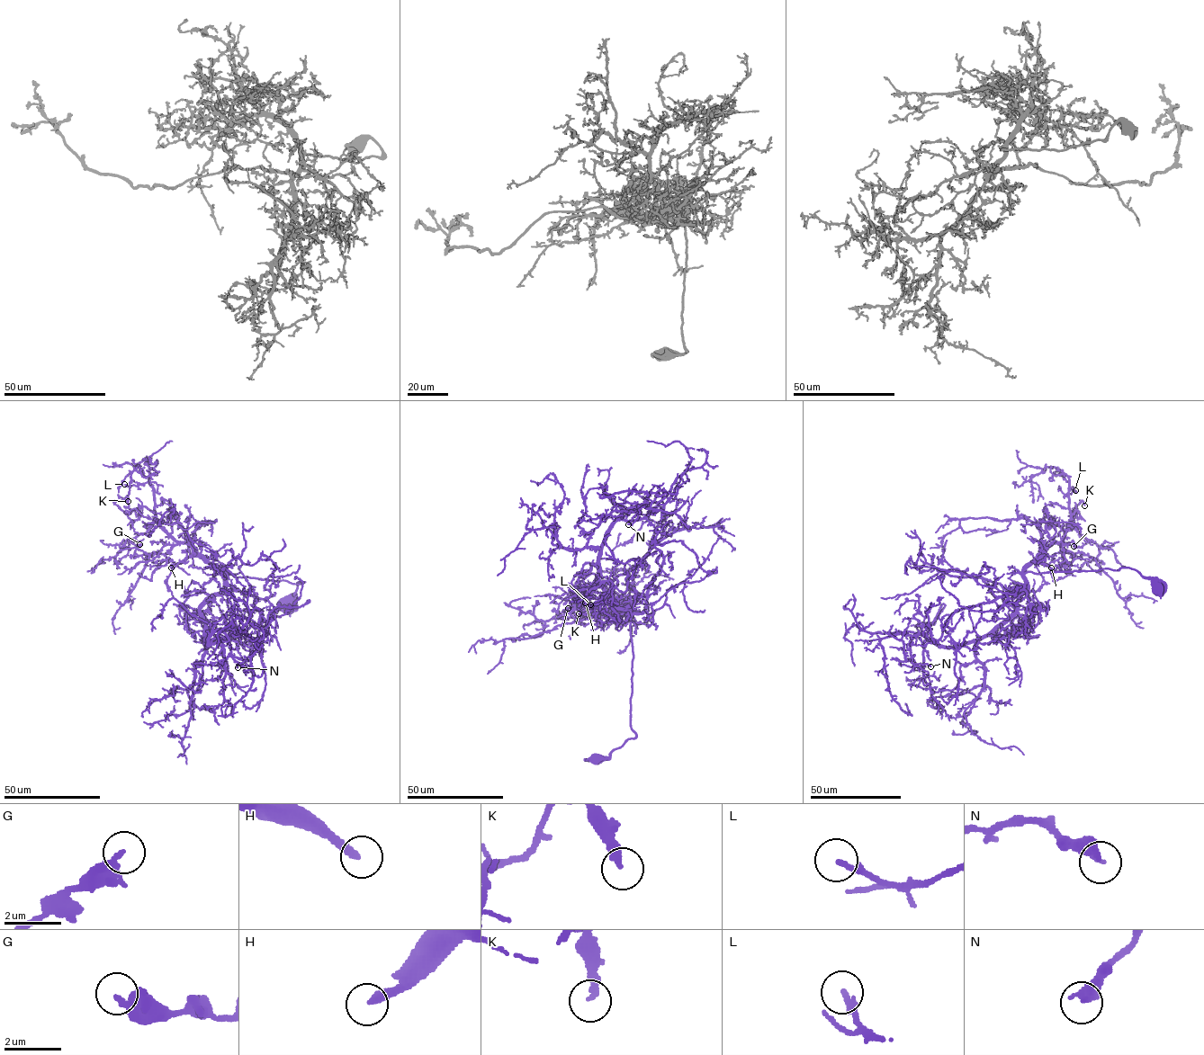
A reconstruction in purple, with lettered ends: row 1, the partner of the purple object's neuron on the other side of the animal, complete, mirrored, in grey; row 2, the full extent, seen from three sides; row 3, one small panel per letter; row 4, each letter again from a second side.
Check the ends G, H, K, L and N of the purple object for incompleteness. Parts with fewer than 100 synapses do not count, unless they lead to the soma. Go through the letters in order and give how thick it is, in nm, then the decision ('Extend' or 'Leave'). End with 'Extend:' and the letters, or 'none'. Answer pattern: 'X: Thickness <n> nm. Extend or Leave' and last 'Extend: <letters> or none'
G: Thickness 280 nm. Leave
H: Thickness 320 nm. Extend
K: Thickness 280 nm. Leave
L: Thickness 200 nm. Leave
N: Thickness 400 nm. Leave
Extend: H

